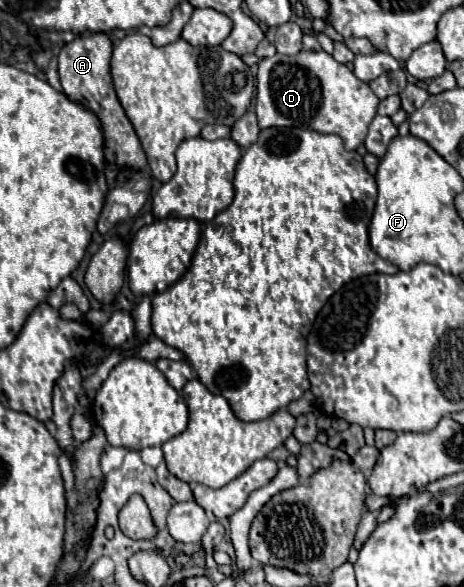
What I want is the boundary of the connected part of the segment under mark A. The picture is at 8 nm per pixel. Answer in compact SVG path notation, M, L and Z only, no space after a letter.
M88 34L88 36L74 38L72 42L64 44L58 54L60 82L64 84L64 94L70 100L82 104L84 108L92 110L98 116L104 130L106 160L110 164L116 164L118 168L144 170L148 166L146 154L114 92L114 84L110 76L110 58L112 58L112 40L106 34Z

